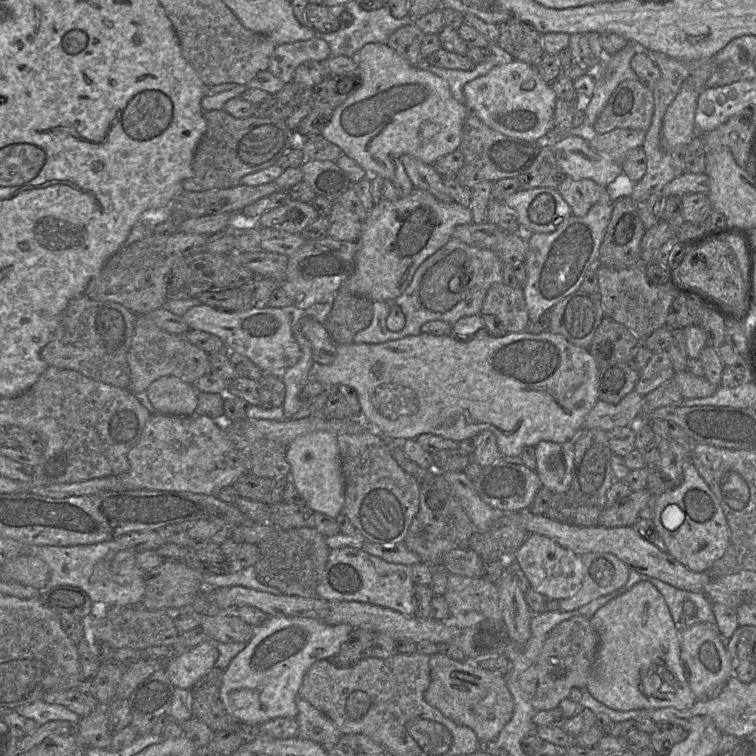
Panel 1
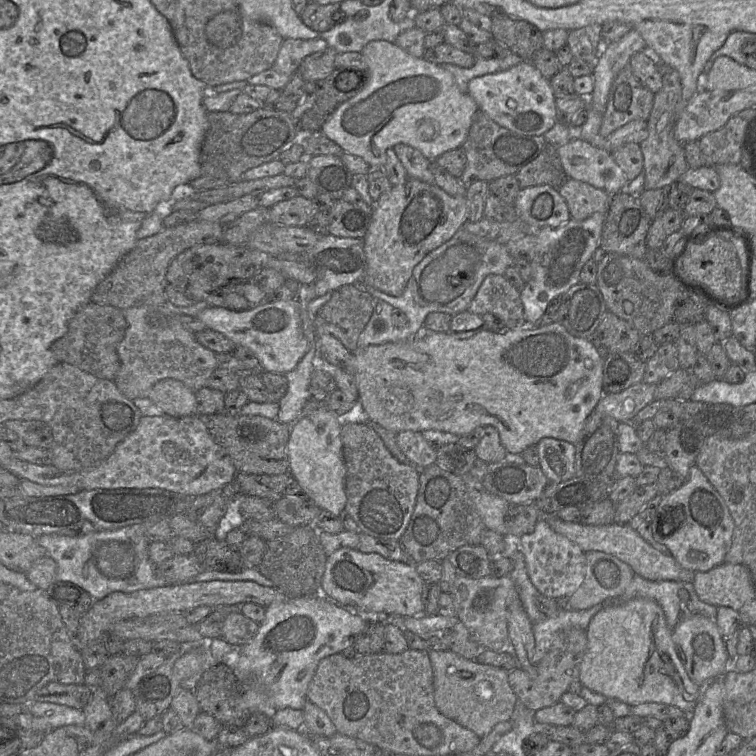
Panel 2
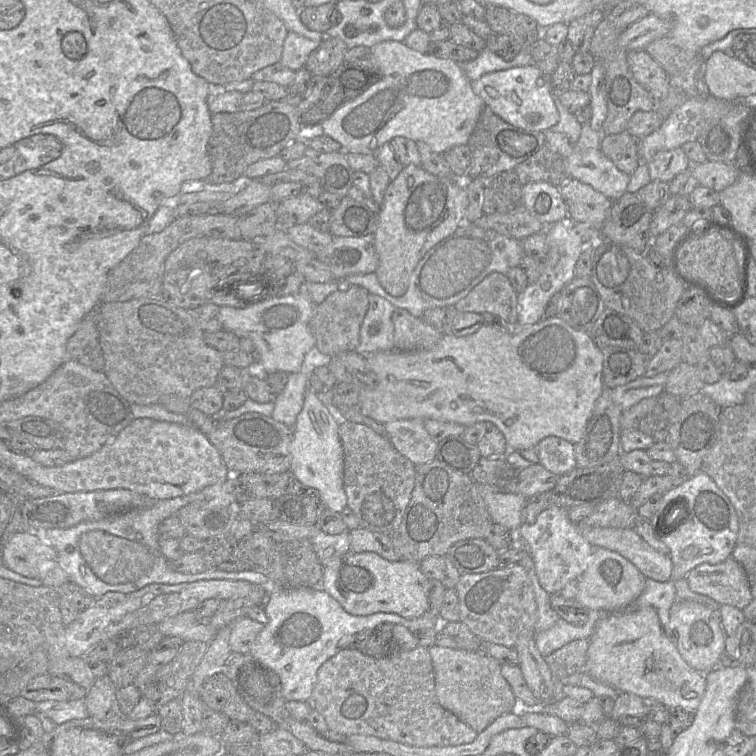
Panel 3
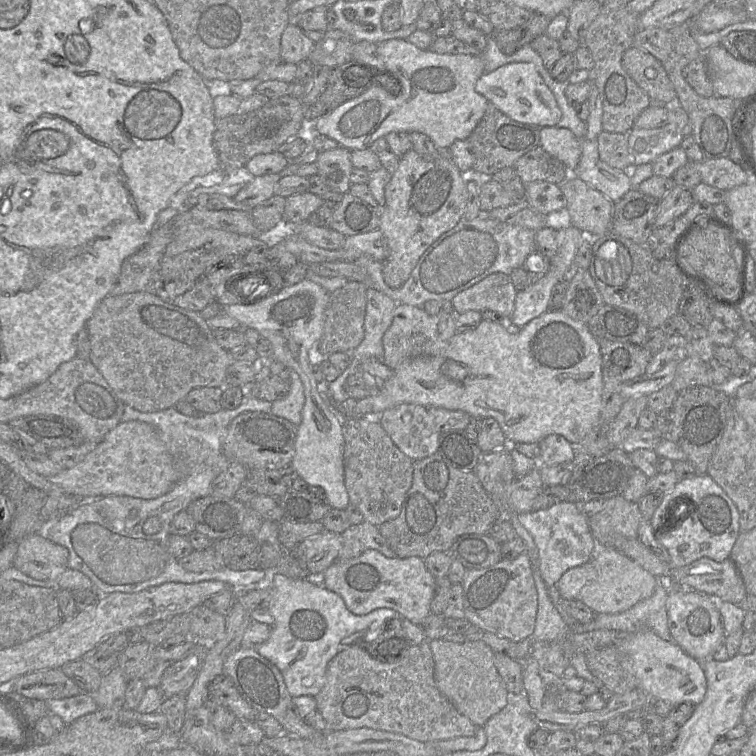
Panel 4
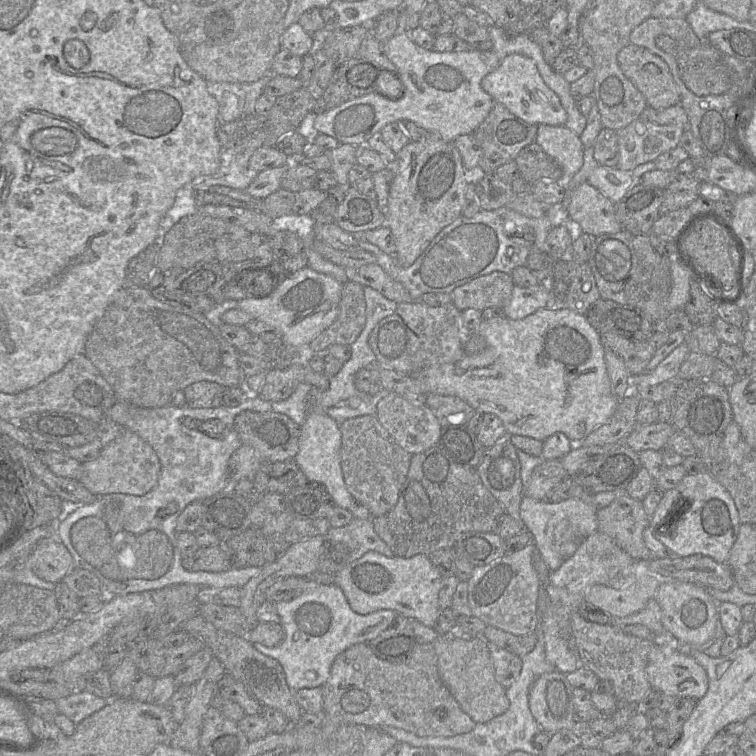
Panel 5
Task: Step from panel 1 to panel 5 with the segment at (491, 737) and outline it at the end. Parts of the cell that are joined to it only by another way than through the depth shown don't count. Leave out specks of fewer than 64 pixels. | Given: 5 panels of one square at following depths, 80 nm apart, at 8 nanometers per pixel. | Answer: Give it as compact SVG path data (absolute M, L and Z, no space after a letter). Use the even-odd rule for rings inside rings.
M439 637L433 646L442 682L475 723L485 723L507 711L509 700L506 690L496 680L487 642L482 637L469 640Z

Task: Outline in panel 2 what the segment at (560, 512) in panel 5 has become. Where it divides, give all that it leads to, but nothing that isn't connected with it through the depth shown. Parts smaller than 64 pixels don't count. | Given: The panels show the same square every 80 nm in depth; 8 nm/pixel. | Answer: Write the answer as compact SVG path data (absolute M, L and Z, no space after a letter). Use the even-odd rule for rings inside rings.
M540 518L531 533L517 540L517 547L524 556L527 574L540 595L548 598L569 598L585 578L586 553L565 536L551 529L544 518Z

